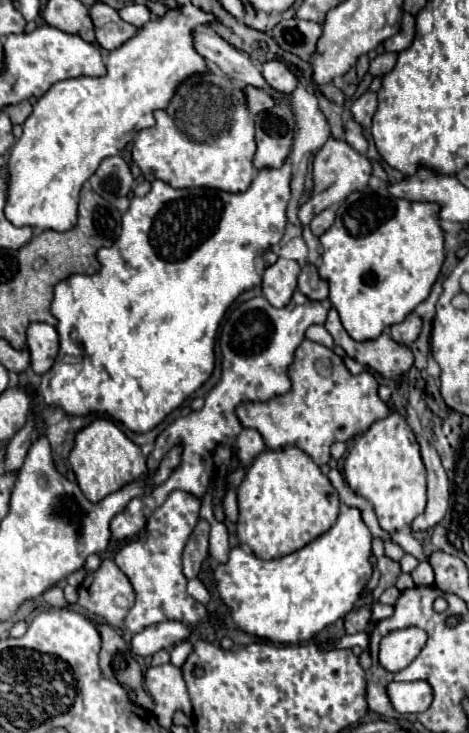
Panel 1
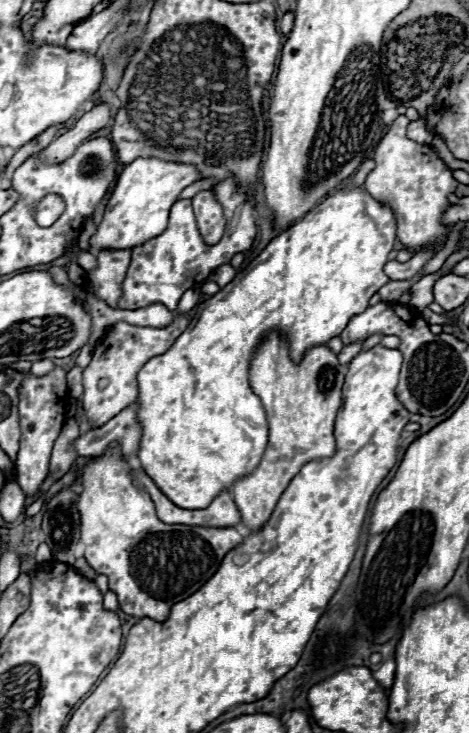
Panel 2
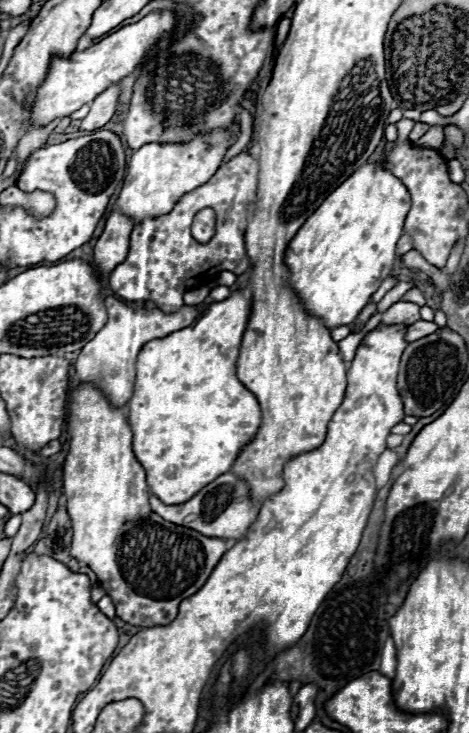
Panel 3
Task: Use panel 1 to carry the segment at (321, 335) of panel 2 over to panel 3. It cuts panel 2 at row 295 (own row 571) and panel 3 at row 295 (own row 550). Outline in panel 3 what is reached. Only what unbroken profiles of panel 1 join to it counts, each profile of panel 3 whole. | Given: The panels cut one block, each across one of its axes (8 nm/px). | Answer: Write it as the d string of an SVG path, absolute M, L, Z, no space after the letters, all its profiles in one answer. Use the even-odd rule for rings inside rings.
M378 162L358 168L316 208L284 254L290 270L288 284L310 316L322 320L330 330L356 322L370 296L392 272L396 242L408 210L408 190ZM236 290L230 294L230 298L212 302L192 325L172 332L162 340L148 342L138 354L134 394L128 402L132 434L136 430L132 448L138 462L146 470L150 490L164 504L182 504L212 480L230 472L242 448L250 444L260 430L262 412L258 400L250 390L238 384L236 378L236 360L250 308L252 300L248 298L248 292Z

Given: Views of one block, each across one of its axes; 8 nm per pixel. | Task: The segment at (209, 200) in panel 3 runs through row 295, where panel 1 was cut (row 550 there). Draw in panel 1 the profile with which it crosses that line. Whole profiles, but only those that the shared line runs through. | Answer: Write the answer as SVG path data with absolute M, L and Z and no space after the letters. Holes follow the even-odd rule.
M174 490L172 494L168 494L166 502L152 512L142 538L132 538L128 542L122 542L116 548L114 562L128 576L136 592L136 604L130 608L124 620L126 628L132 634L164 620L178 620L178 622L184 622L186 626L196 626L198 622L206 618L216 618L216 626L222 626L218 618L230 616L228 606L222 606L218 612L208 612L204 604L196 602L186 592L188 578L182 572L182 552L194 526L202 520L200 504L202 500L196 498L194 494L184 492L184 490Z

